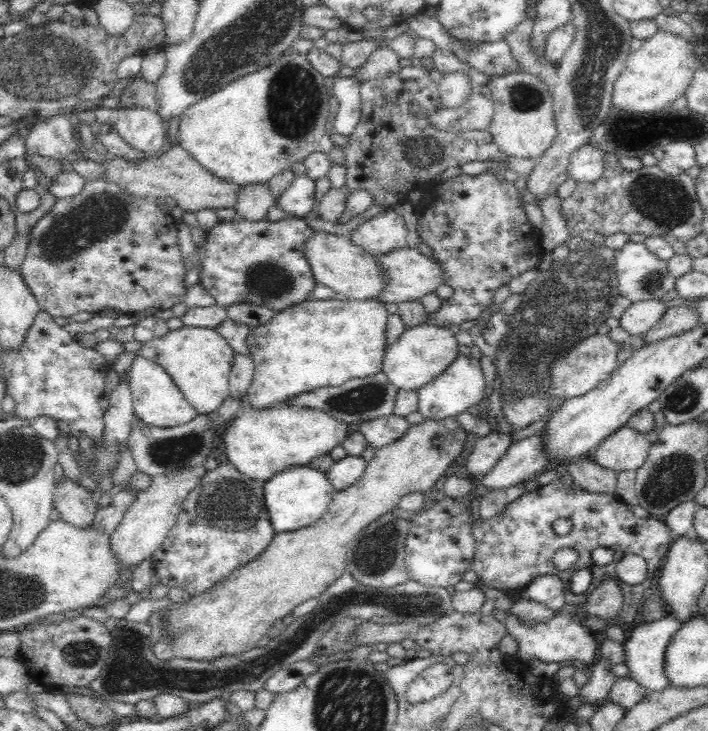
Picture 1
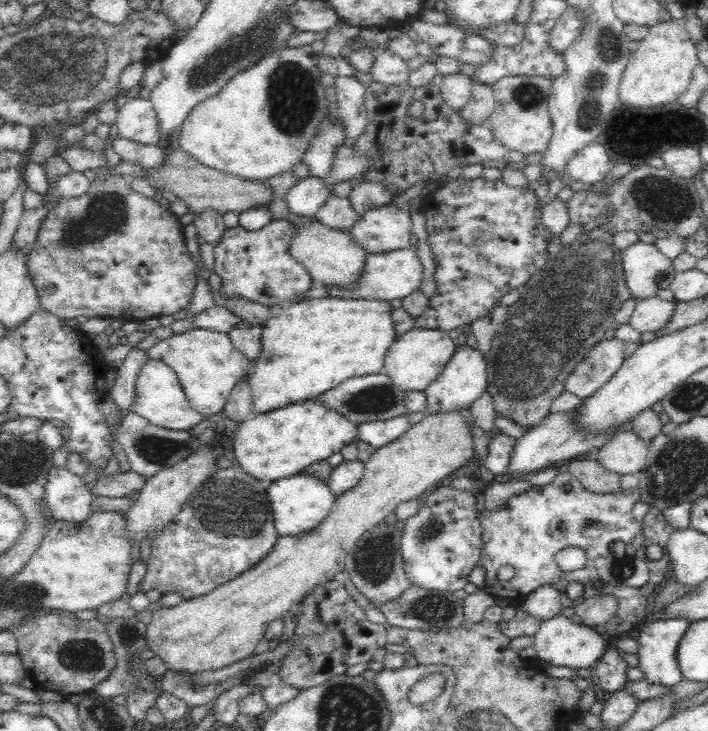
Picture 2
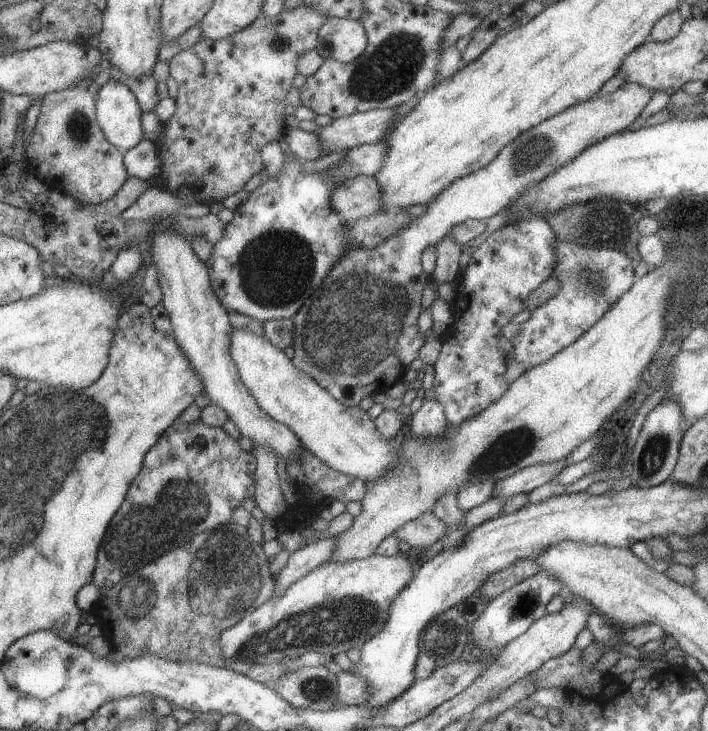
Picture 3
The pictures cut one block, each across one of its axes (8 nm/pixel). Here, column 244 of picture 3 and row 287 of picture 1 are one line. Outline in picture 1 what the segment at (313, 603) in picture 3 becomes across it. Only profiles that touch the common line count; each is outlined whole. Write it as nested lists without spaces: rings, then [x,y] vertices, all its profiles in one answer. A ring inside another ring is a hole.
[[[626,242],[620,249],[614,250],[614,271],[619,295],[628,298],[631,303],[648,300],[665,300],[668,291],[675,288],[674,275],[670,274],[666,261],[652,254],[644,243]]]

